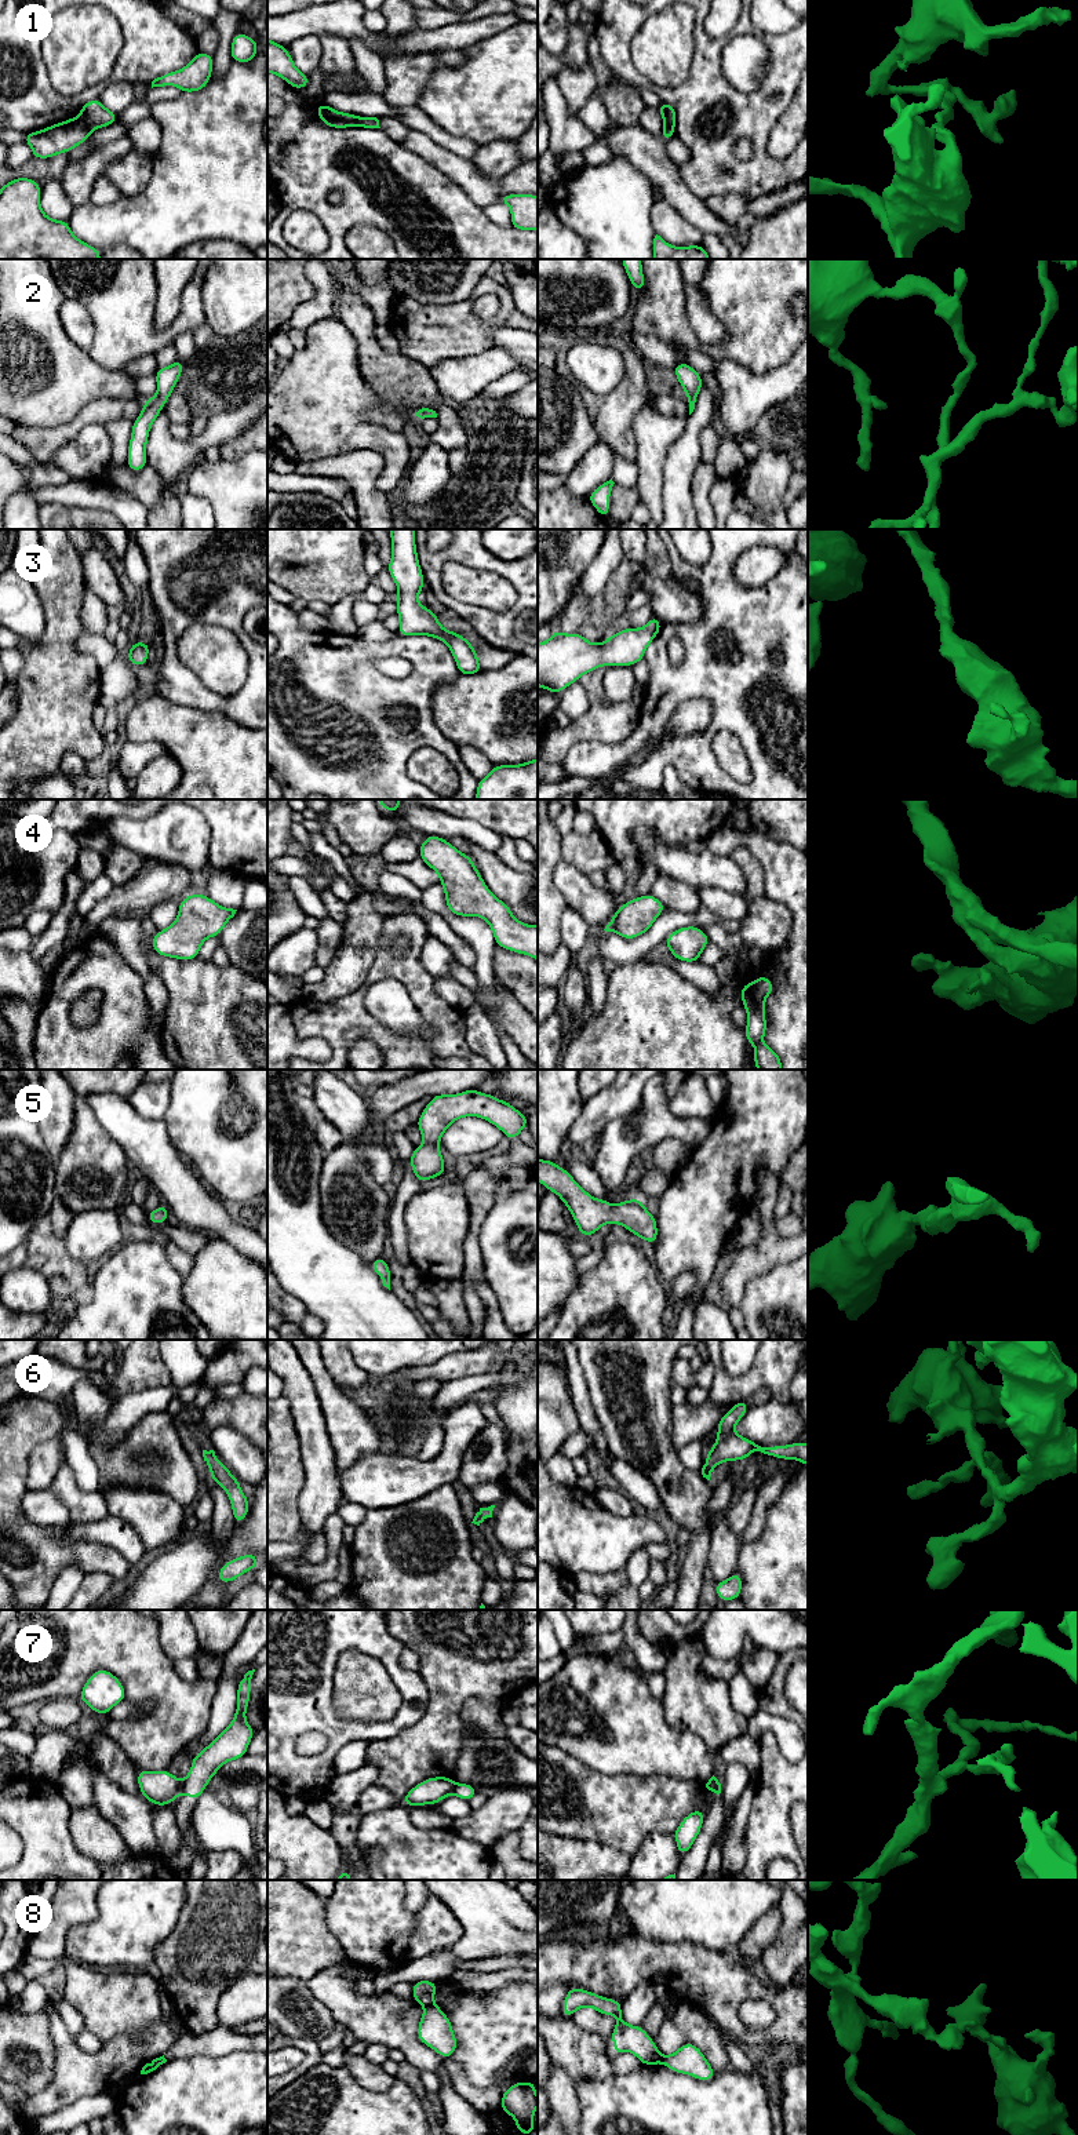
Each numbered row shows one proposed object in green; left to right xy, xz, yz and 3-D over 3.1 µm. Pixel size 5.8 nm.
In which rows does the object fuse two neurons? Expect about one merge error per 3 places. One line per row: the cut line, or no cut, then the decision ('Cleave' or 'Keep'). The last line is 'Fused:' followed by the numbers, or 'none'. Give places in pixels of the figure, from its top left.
1: Split along xy (79, 116), (90, 131). Cleave
2: No split. Keep
3: No split. Keep
4: No split. Keep
5: No split. Keep
6: No split. Keep
7: Split along xy (182, 1782), (178, 1792). Cleave
8: Split along xz (433, 2003), (425, 2007). Cleave
Fused: 1, 7, 8

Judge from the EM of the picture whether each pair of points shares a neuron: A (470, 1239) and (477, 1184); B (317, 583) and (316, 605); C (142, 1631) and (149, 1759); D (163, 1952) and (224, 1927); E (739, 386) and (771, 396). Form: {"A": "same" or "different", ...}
{"A": "same", "B": "different", "C": "same", "D": "same", "E": "same"}

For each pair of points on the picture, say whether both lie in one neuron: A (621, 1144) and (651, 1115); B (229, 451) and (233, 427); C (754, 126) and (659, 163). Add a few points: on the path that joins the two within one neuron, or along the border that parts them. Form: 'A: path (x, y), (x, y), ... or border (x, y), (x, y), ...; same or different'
A: path (632, 1144), (651, 1126); same
B: border (252, 423), (236, 438), (226, 440), (218, 447); different
C: border (677, 167), (680, 179), (695, 195); different

